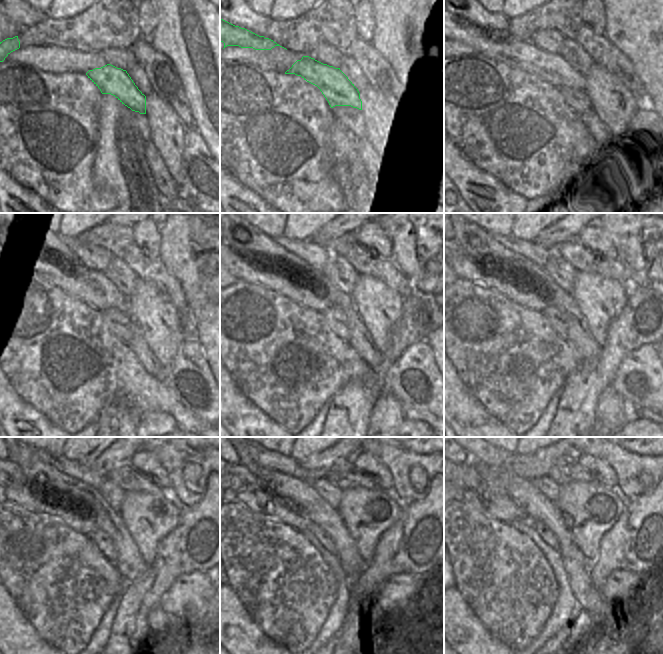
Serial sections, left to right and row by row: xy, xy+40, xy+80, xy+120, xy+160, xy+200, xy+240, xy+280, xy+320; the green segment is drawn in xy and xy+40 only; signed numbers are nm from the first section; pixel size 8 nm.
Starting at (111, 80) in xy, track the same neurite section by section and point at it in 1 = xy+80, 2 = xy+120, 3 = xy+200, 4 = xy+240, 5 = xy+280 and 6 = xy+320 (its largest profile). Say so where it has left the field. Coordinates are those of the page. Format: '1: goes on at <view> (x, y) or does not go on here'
1: goes on at xy+80 (552, 68)
2: goes on at xy+120 (94, 288)
3: goes on at xy+200 (523, 287)
4: goes on at xy+240 (74, 512)
5: goes on at xy+280 (282, 509)
6: goes on at xy+320 (505, 510)

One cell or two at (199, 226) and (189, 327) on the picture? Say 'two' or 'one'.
two

